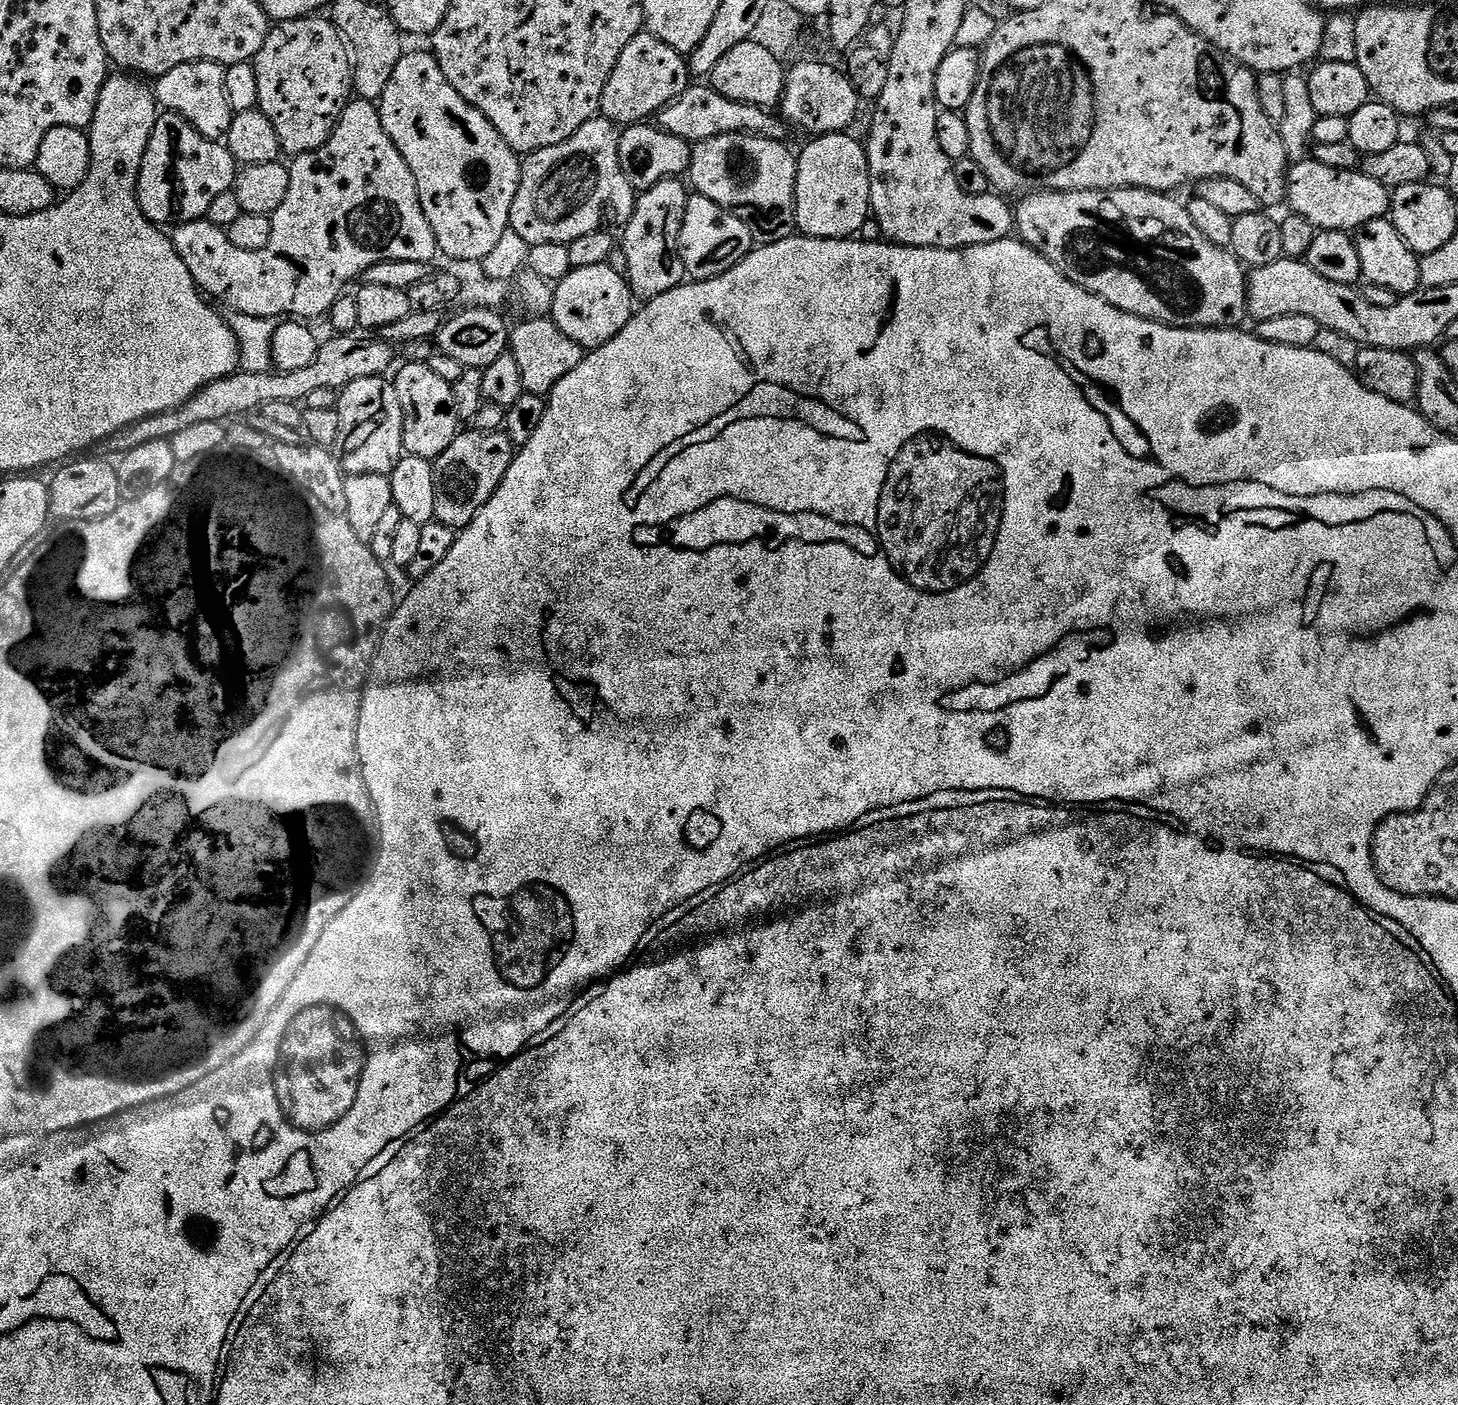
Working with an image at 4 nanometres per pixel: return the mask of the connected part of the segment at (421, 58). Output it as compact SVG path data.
M405 51L398 66L394 66L394 75L380 96L378 107L382 126L386 126L386 134L390 134L394 146L398 146L398 154L402 154L402 158L406 158L406 166L410 166L410 174L414 174L414 182L418 186L418 198L422 202L426 222L430 222L430 230L434 230L437 249L443 255L445 252L452 260L484 261L490 254L490 250L494 250L494 246L498 246L498 242L502 242L502 234L506 234L510 230L510 210L514 206L514 198L518 194L518 186L520 185L521 157L508 145L506 138L502 138L502 134L498 134L498 130L494 130L494 126L488 121L486 114L482 114L474 106L470 106L470 102L466 102L466 98L462 98L462 94L458 94L458 90L454 90L454 86L450 86L450 82L446 82L446 74L442 74L442 66L438 66L431 51Z

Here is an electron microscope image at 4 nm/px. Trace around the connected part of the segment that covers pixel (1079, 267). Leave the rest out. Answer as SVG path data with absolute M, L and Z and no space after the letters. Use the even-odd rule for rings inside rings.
M1118 188L1111 192L1034 192L1030 196L1025 196L1019 201L1020 205L1015 205L1014 208L1014 228L1018 233L1019 239L1023 240L1024 243L1030 245L1035 252L1040 252L1042 255L1051 262L1056 269L1064 276L1065 280L1071 282L1071 284L1077 284L1080 288L1085 288L1088 292L1093 292L1095 296L1101 296L1107 304L1112 304L1118 310L1123 312L1129 312L1135 316L1140 316L1144 320L1154 320L1158 324L1167 324L1169 328L1236 328L1243 320L1246 320L1248 316L1248 278L1246 275L1245 265L1241 264L1235 256L1232 255L1231 251L1227 248L1219 248L1214 246L1214 242L1210 242L1206 238L1202 238L1202 233L1198 230L1198 226L1194 226L1194 222L1190 222L1190 214L1188 213L1187 207L1183 203L1179 204L1178 201L1172 200L1171 195L1162 192L1149 192L1146 188Z

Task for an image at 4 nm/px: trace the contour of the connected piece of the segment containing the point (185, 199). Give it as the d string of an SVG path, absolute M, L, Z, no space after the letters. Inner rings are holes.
M160 114L157 115L156 125L150 134L150 142L146 146L146 154L142 158L136 196L140 199L141 210L153 224L157 226L189 224L207 217L210 206L214 198L218 198L218 194L233 191L237 175L236 159L221 141L198 134L198 130L194 130L194 126L187 124L181 116Z

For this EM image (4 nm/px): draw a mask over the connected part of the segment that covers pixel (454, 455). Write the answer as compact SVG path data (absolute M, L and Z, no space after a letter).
M475 430L461 431L460 435L454 438L454 442L450 442L448 449L435 460L432 466L434 470L434 494L436 495L434 502L435 523L457 530L470 526L470 522L474 522L478 510L482 510L482 506L486 506L486 502L490 502L490 498L498 490L502 478L506 478L506 470L510 470L513 455L514 445L507 431L501 430L490 433Z

